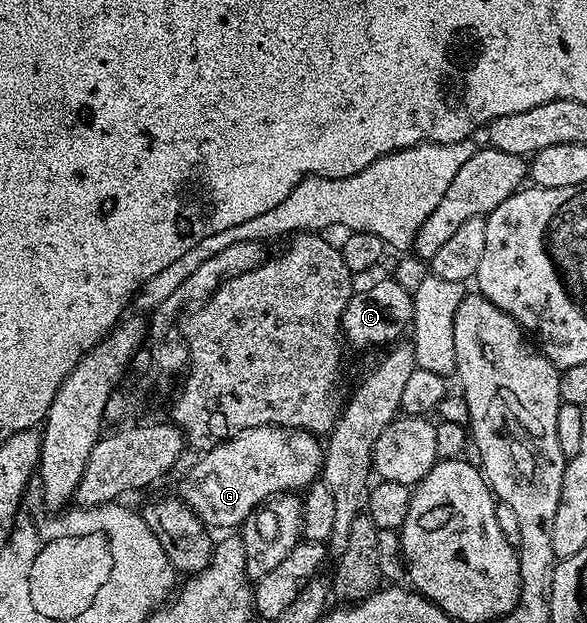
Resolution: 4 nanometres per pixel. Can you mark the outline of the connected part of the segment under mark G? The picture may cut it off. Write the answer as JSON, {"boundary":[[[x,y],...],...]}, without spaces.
{"boundary":[[[260,426],[236,433],[223,444],[217,444],[209,452],[201,453],[197,458],[199,460],[191,466],[190,473],[182,480],[181,500],[202,519],[202,523],[207,528],[234,530],[234,527],[237,529],[242,526],[247,518],[262,508],[271,498],[297,493],[315,483],[322,470],[324,444],[315,433],[303,432],[300,428]]]}

